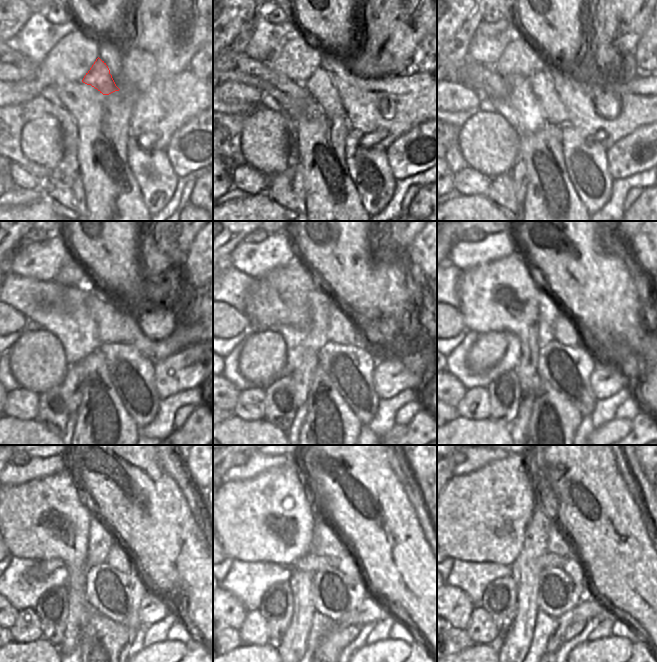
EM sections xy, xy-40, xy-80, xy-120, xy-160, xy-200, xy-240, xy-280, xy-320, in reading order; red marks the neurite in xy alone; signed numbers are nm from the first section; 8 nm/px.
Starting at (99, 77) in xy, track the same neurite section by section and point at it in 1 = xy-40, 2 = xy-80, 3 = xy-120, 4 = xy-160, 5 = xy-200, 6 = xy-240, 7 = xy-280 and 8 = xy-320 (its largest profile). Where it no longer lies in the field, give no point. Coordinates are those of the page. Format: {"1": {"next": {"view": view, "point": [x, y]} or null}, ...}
{"1": {"next": {"view": "xy-40", "point": [319, 84]}}, "2": {"next": {"view": "xy-80", "point": [542, 83]}}, "3": {"next": {"view": "xy-120", "point": [106, 319]}}, "4": {"next": {"view": "xy-160", "point": [339, 330]}}, "5": {"next": {"view": "xy-200", "point": [566, 330]}}, "6": {"next": {"view": "xy-240", "point": [118, 557]}}, "7": {"next": {"view": "xy-280", "point": [347, 564]}}, "8": {"next": {"view": "xy-320", "point": [572, 567]}}}

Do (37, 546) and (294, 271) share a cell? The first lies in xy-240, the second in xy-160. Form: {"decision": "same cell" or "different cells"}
{"decision": "same cell"}

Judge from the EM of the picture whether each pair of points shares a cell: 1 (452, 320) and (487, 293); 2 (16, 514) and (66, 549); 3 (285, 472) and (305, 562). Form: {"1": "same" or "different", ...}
{"1": "different", "2": "same", "3": "same"}

